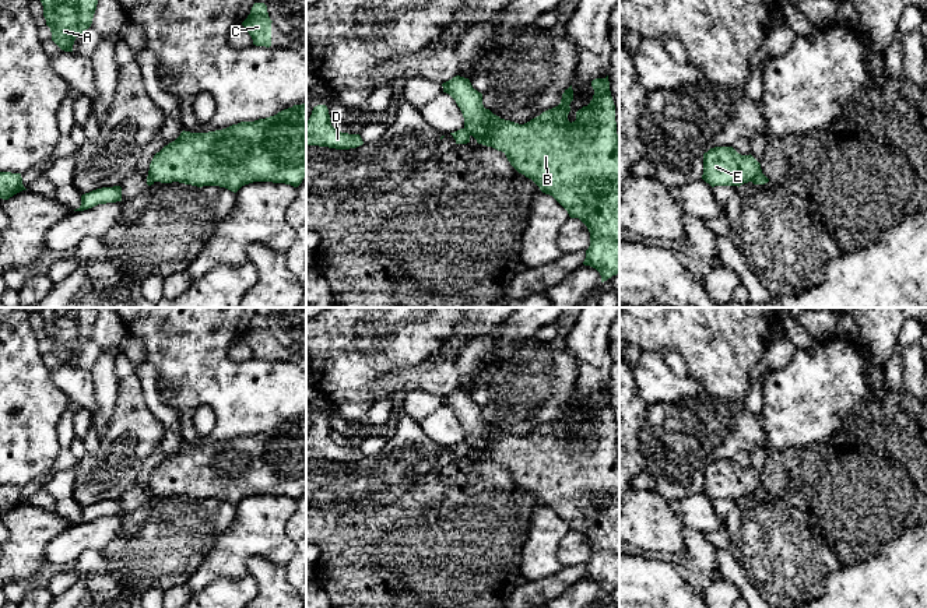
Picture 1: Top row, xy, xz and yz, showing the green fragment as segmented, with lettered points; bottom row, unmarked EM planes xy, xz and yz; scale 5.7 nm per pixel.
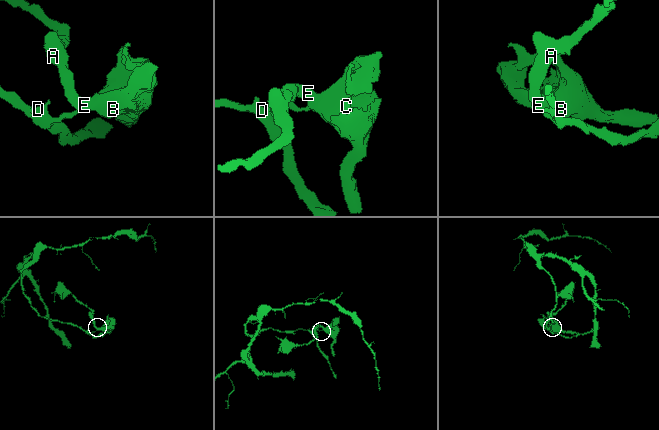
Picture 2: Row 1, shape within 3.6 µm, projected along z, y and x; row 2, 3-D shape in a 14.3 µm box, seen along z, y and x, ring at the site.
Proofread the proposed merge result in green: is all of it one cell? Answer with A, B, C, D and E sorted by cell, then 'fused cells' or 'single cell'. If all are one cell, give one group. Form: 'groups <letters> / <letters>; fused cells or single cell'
groups A B C E / D; fused cells

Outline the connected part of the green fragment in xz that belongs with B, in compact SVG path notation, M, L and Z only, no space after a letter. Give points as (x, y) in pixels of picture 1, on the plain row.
M456 389L442 400L456 414L464 430L464 442L478 457L502 464L519 486L552 509L570 531L579 531L587 540L590 559L583 577L596 581L601 595L619 587L619 451L608 389L591 394L593 412L576 425L572 436L568 433L573 414L572 398L562 407L558 419L524 437L501 432L485 422L482 407L473 401L468 391Z

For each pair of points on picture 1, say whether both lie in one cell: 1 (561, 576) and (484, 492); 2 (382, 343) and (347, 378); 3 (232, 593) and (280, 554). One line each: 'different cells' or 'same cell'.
1: different cells
2: same cell
3: different cells

